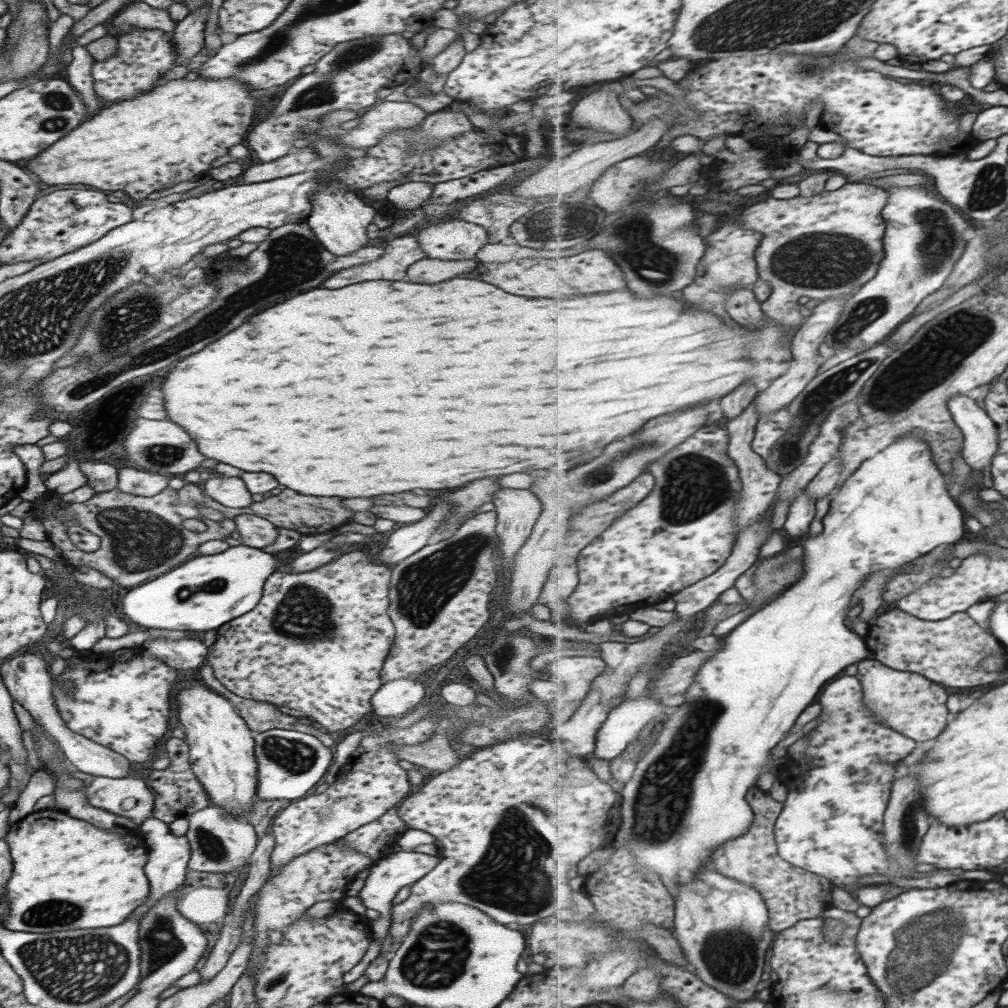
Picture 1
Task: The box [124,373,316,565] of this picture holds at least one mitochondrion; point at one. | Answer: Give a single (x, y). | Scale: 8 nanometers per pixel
(160, 455)

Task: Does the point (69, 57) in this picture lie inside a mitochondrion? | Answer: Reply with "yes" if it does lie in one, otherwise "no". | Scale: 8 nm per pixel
no

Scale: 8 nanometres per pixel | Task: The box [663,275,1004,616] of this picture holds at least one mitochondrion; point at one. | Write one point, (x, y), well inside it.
(958, 334)

